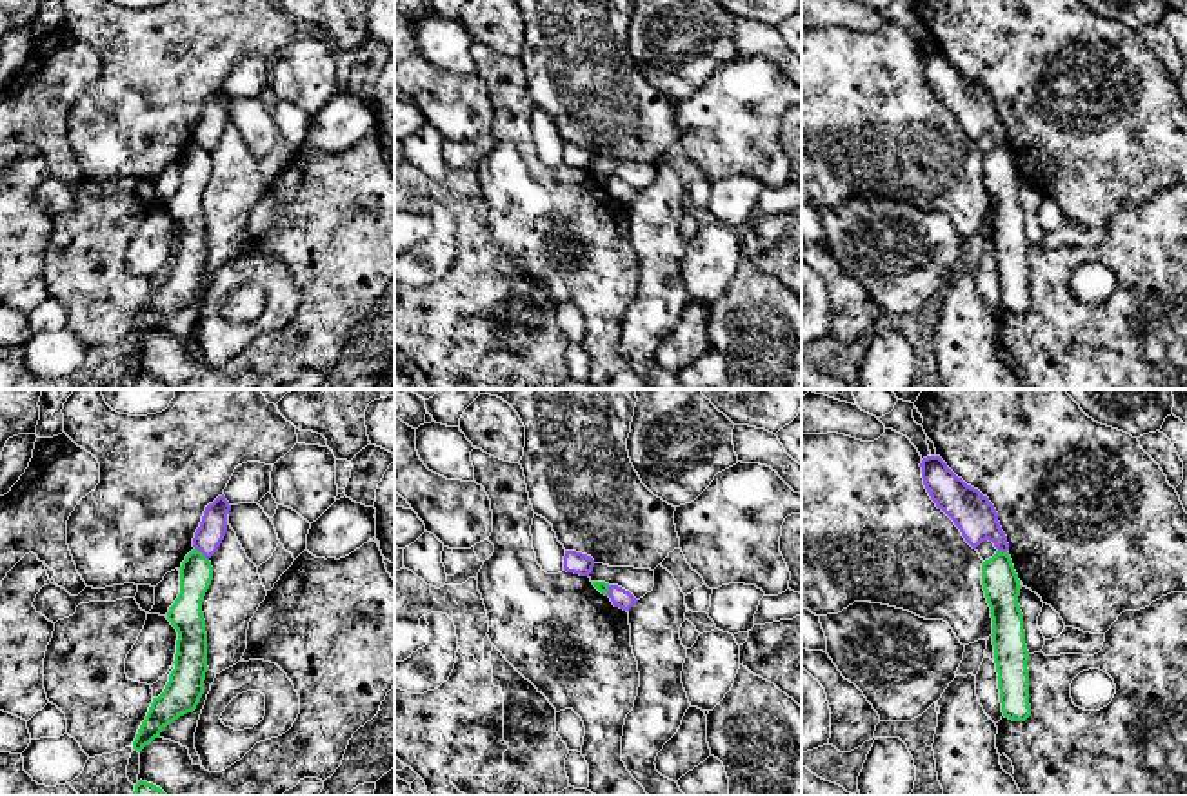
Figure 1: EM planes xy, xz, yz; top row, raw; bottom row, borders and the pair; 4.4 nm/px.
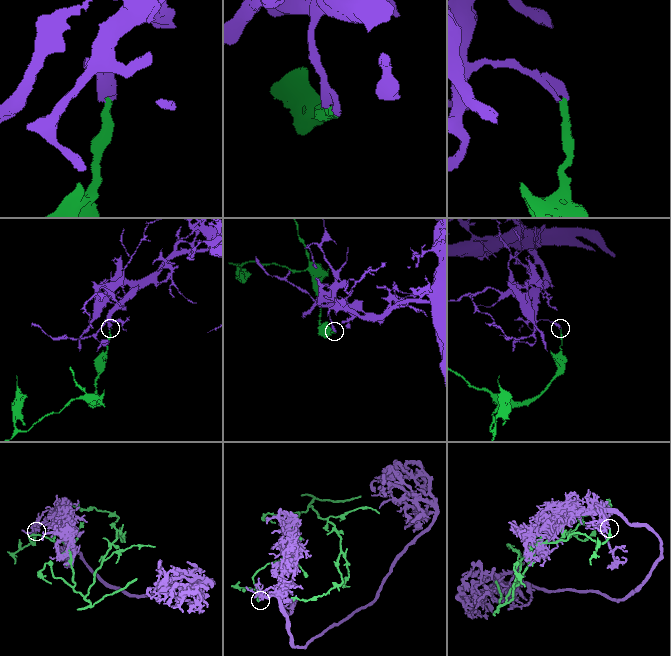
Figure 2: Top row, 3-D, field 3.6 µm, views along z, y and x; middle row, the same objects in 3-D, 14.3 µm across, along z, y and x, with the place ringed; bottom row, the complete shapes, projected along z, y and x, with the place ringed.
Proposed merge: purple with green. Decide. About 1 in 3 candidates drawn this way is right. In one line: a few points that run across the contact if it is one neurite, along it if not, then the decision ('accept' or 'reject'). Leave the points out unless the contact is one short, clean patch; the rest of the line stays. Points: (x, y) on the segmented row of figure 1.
xy (195, 547), (208, 560) | reject

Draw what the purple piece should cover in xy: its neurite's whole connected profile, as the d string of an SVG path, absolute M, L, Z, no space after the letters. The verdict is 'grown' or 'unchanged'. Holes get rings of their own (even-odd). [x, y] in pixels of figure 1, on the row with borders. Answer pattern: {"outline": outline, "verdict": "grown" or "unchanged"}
{"outline": "M218 496L204 511L200 527L195 532L193 547L200 551L207 560L218 551L227 532L227 514L231 511L225 496Z", "verdict": "unchanged"}

